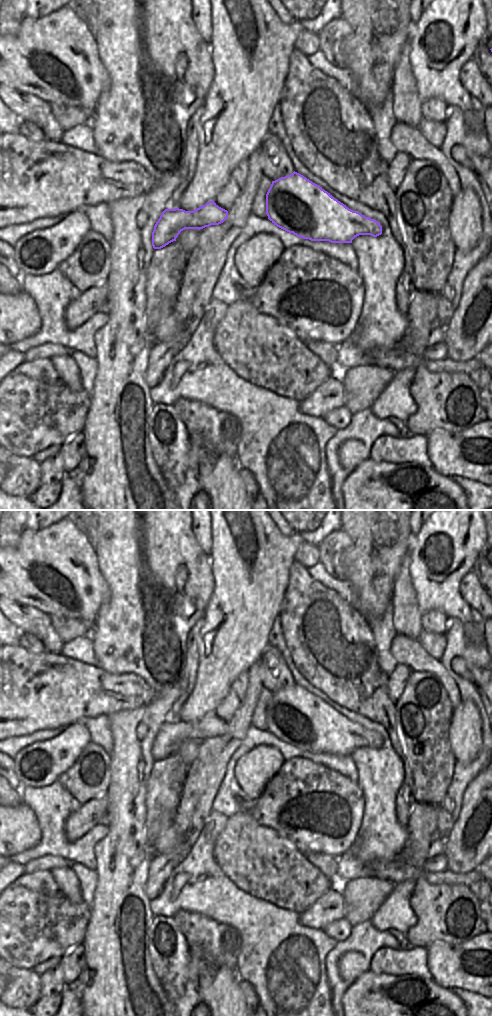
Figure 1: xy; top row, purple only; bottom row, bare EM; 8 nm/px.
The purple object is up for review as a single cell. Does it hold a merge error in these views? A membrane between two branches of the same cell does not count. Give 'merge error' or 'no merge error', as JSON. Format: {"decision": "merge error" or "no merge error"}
{"decision": "no merge error"}

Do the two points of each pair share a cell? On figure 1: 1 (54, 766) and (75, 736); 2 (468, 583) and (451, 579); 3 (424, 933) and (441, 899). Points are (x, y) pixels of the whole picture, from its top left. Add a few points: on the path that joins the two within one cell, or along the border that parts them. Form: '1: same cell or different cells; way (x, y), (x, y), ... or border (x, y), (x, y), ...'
1: same cell; way (54, 759), (68, 743)
2: different cells; border (471, 570), (460, 582), (460, 596), (466, 603)
3: same cell; way (432, 925), (441, 916), (441, 907)

